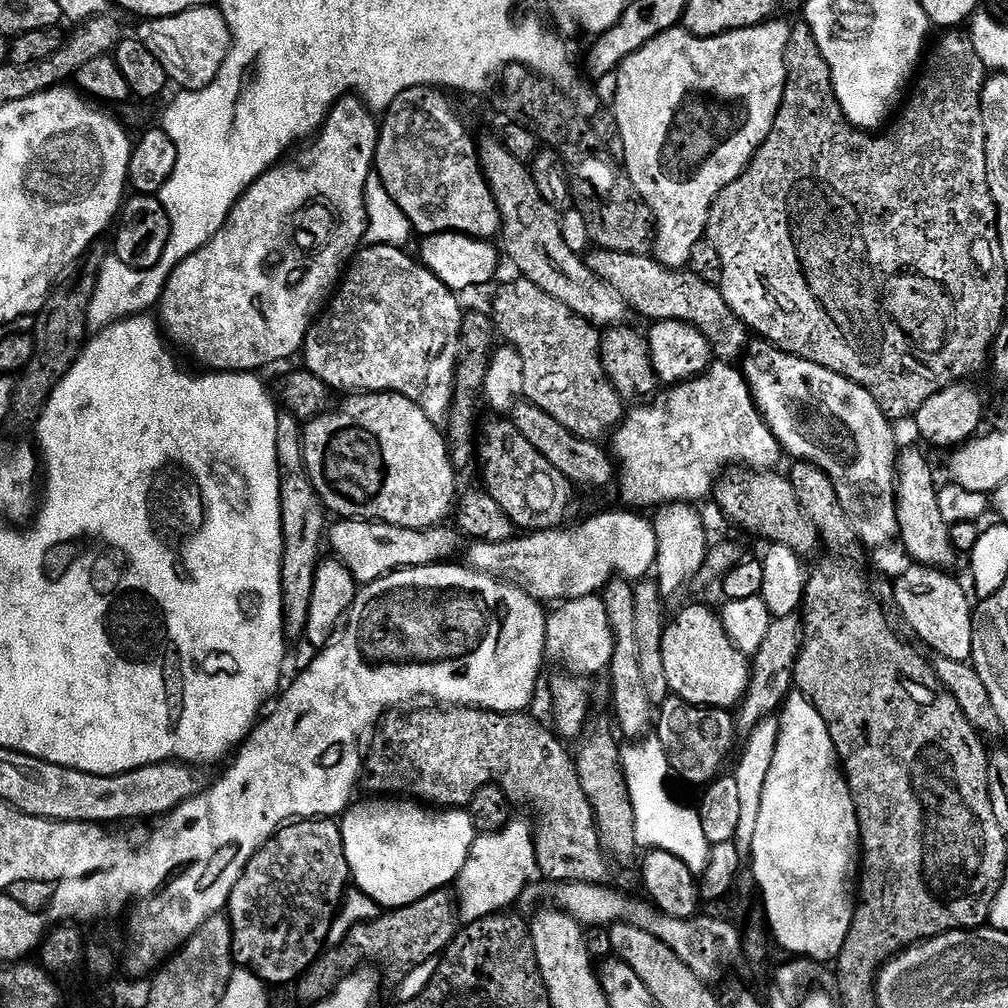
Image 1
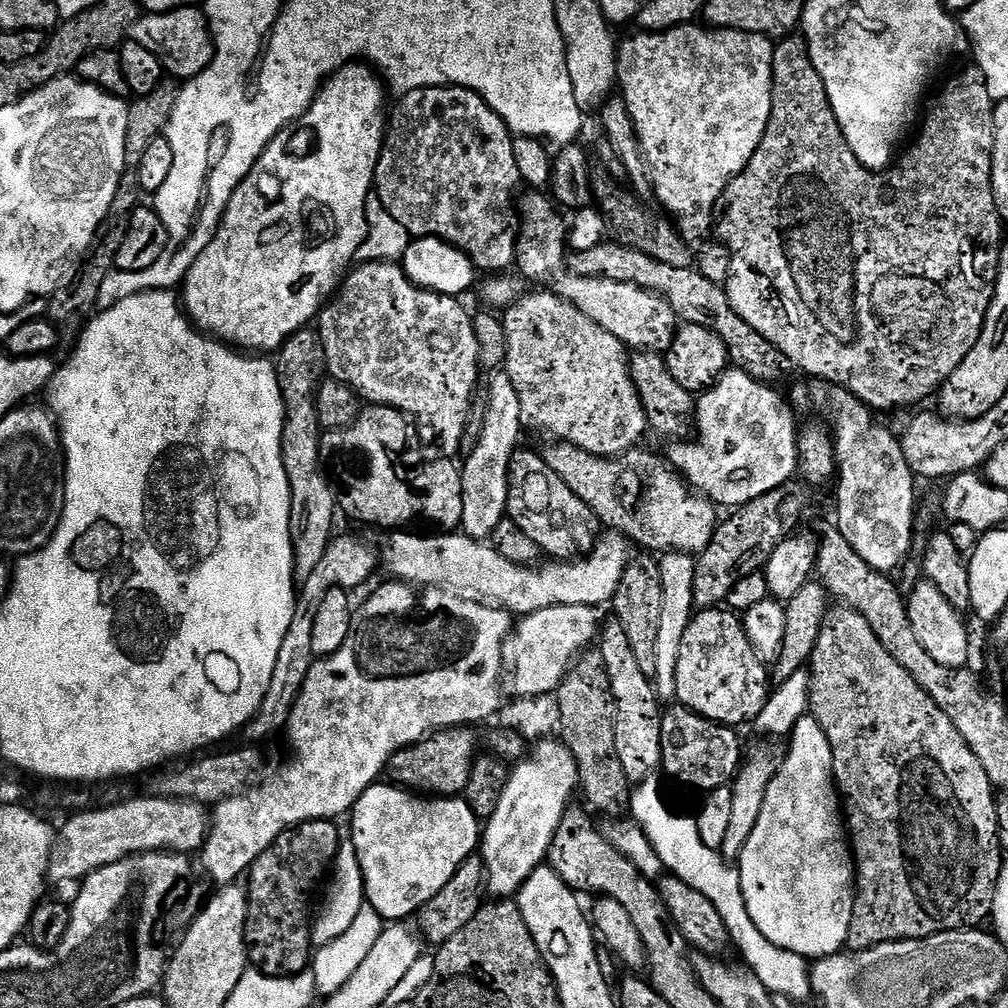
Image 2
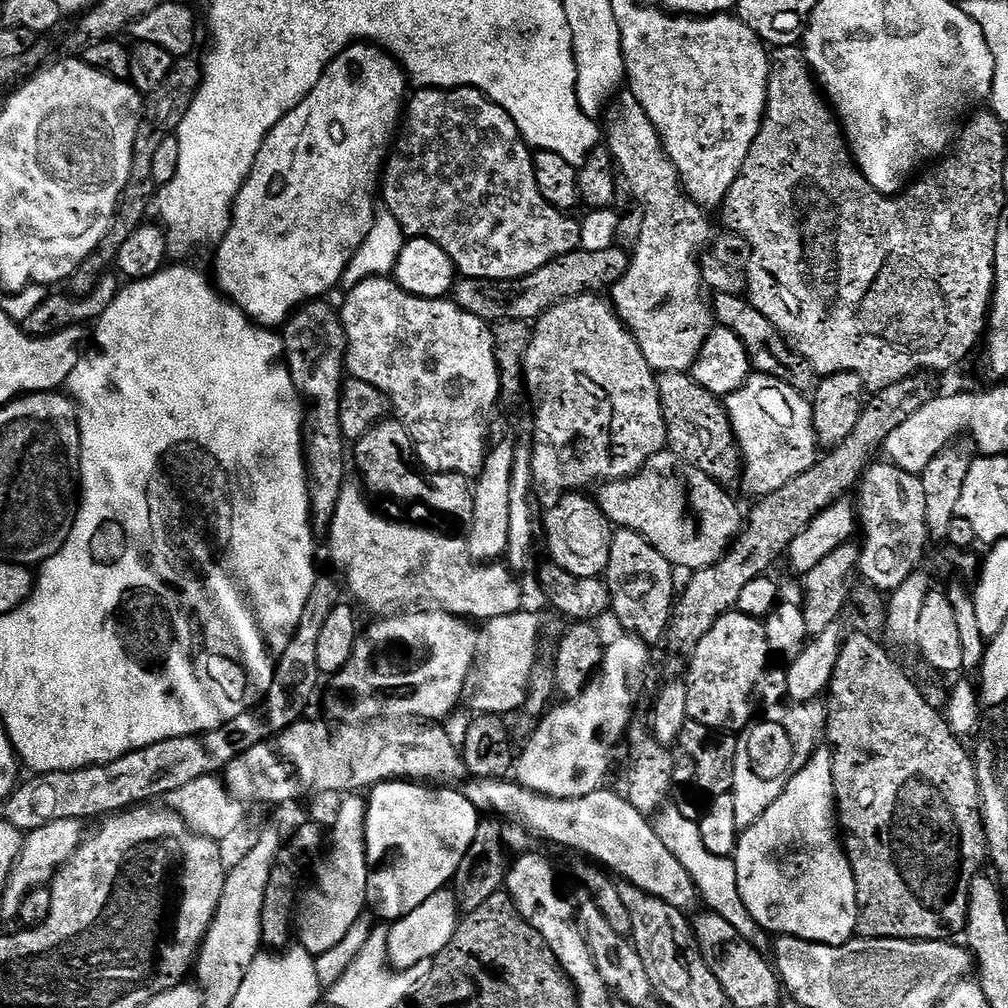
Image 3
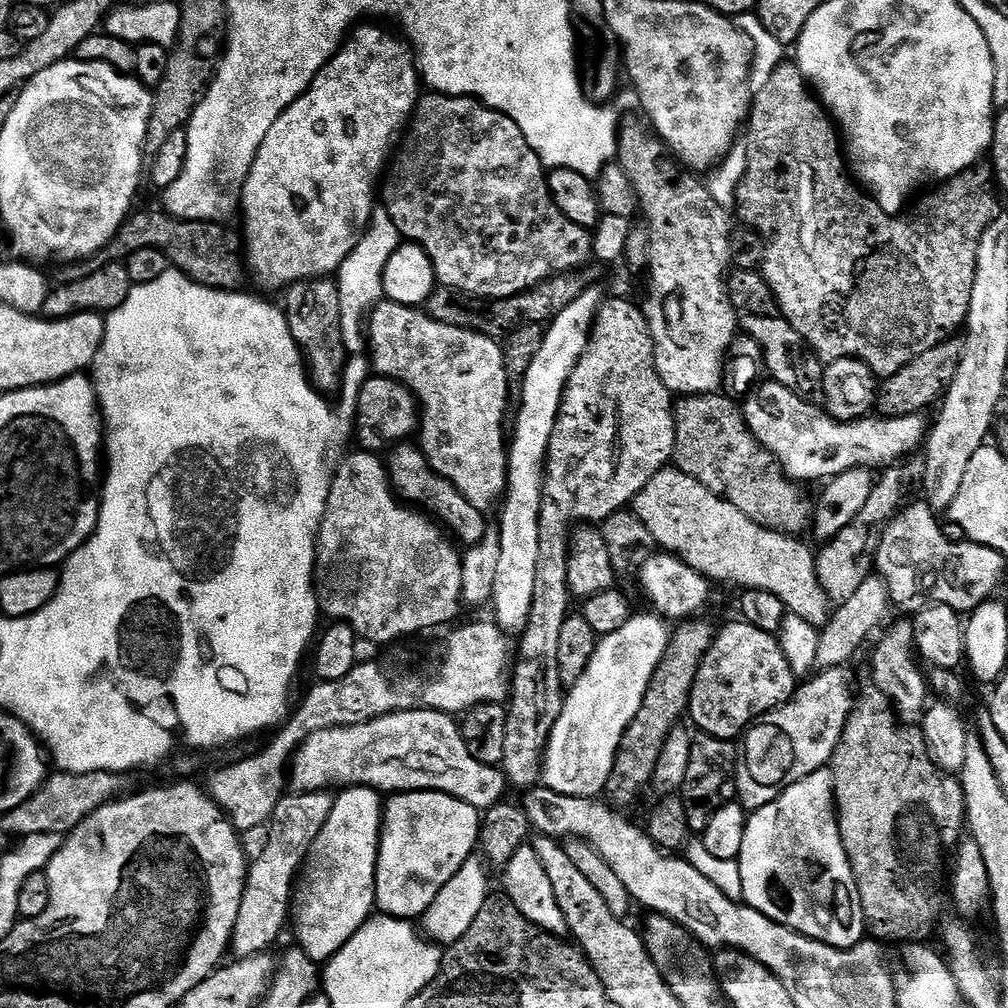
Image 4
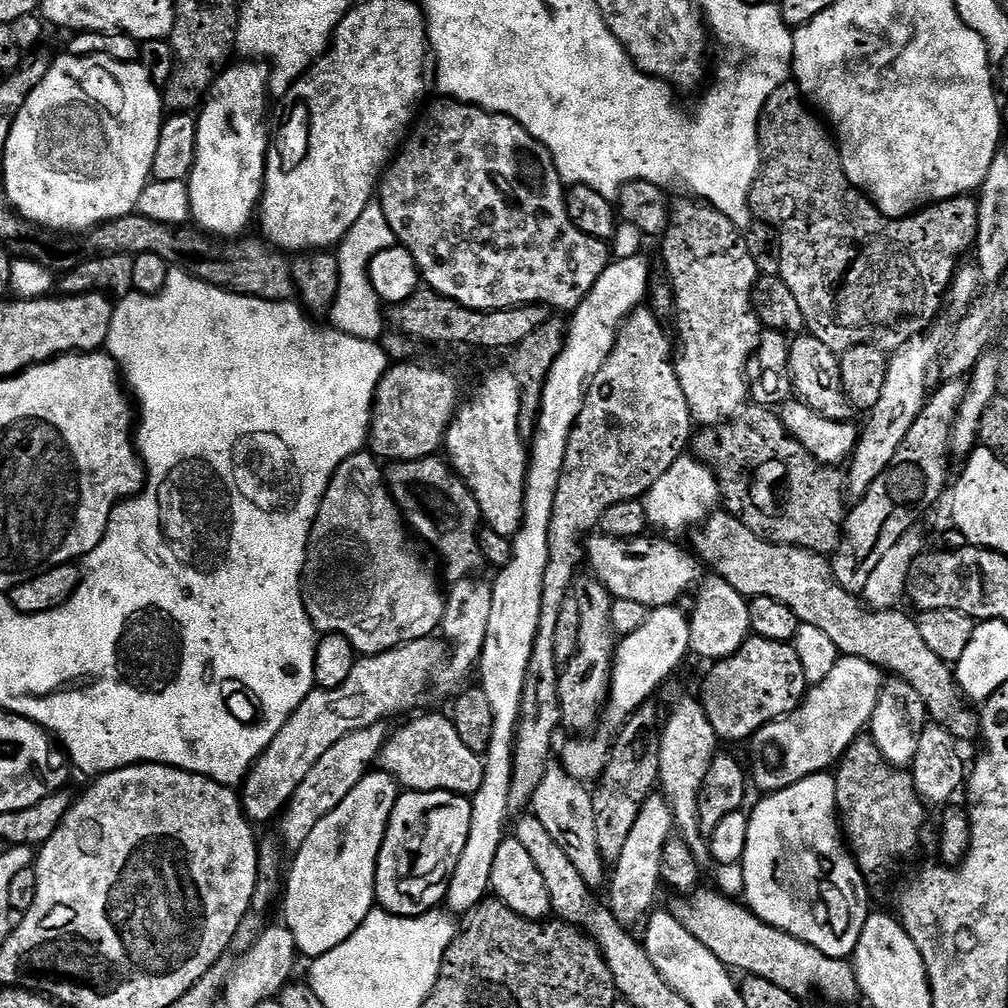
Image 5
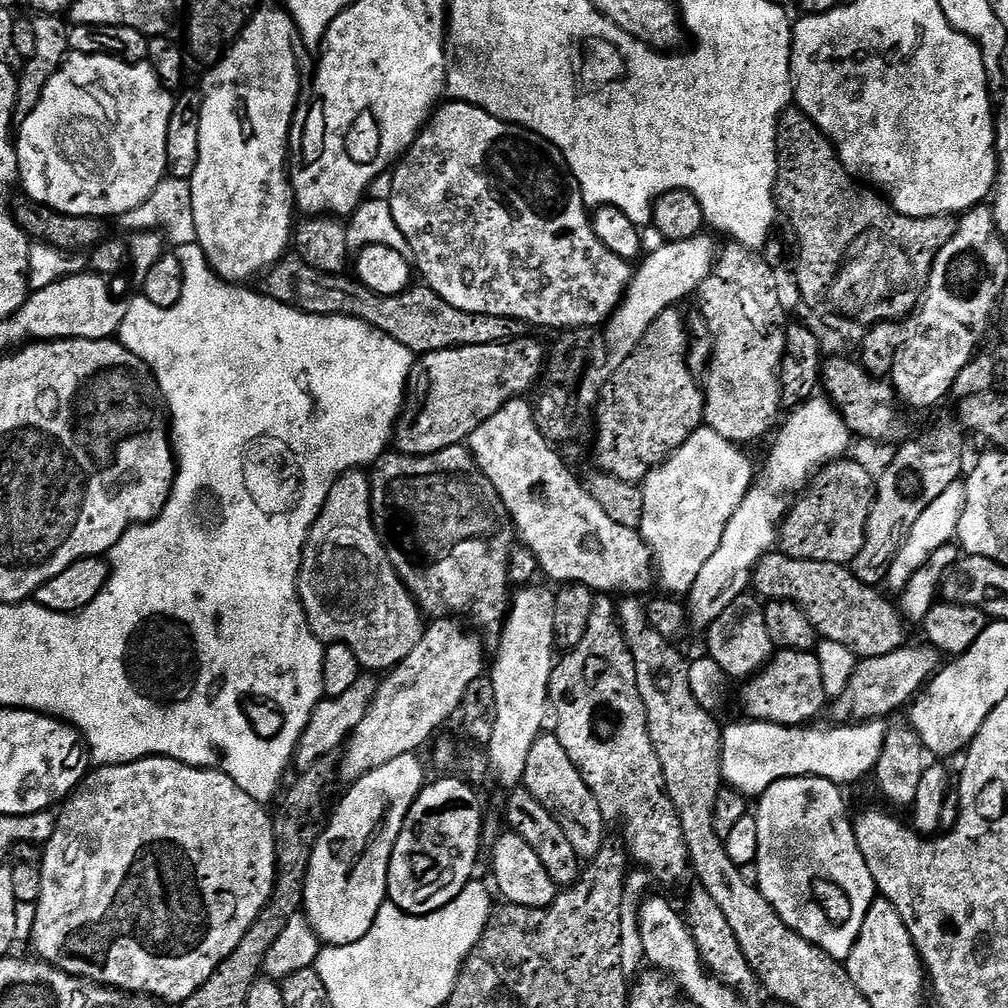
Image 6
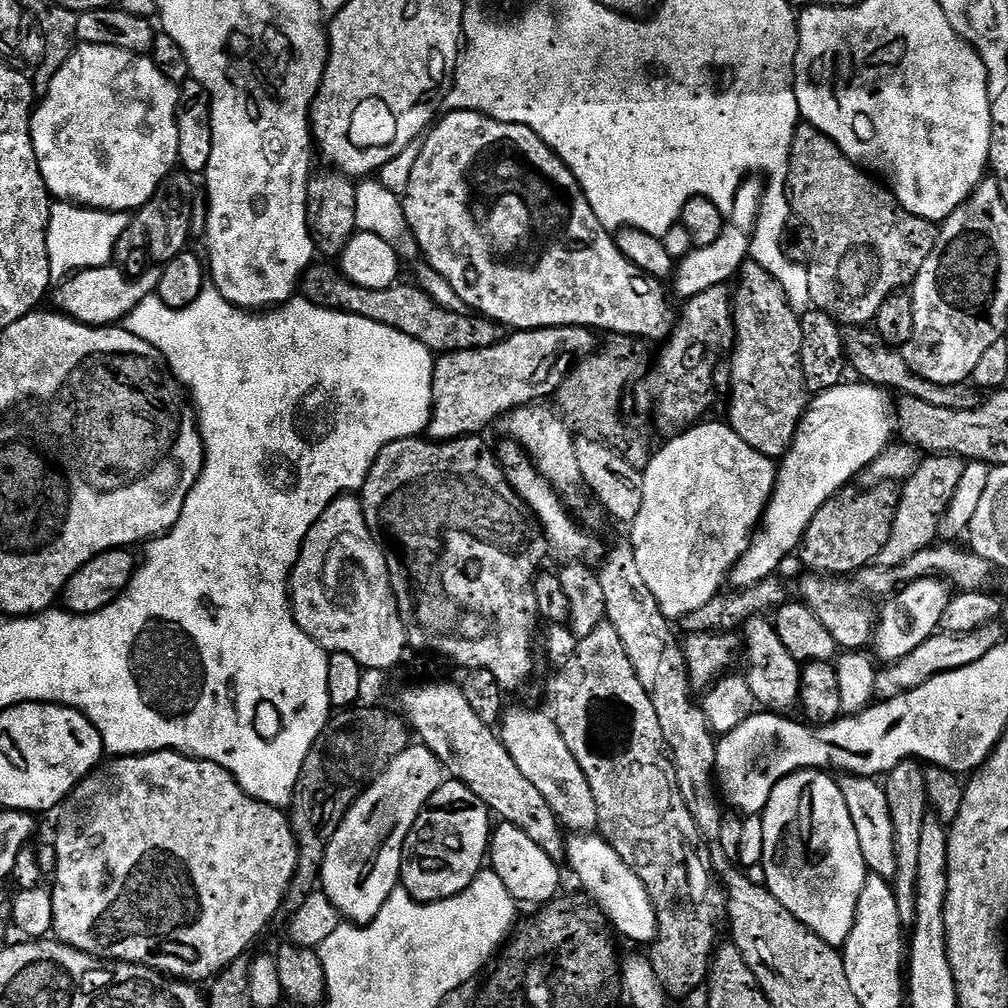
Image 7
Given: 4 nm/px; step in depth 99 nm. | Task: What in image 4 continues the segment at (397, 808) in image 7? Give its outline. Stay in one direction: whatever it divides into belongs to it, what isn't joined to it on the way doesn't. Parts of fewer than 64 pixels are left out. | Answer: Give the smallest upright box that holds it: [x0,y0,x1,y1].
[290,788,382,962]

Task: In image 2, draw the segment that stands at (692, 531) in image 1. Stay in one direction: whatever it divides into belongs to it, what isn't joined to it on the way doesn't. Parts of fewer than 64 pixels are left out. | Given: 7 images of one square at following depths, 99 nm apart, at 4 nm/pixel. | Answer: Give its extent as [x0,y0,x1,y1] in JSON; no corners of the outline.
[655,552,696,701]

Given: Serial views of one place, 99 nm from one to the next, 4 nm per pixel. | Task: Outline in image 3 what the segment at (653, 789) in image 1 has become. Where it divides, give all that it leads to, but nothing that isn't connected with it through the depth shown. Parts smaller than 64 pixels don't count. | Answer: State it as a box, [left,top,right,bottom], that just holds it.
[654,807,766,946]

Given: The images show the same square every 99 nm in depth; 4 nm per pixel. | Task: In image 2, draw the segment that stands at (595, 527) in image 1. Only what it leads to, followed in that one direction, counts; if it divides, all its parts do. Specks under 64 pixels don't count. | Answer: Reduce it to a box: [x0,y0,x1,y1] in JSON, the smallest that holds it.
[382,530,634,618]

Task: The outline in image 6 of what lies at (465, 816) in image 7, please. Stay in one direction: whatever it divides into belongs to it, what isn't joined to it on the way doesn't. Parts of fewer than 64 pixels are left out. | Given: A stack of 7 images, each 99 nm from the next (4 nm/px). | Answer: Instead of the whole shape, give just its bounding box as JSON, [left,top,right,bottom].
[388,780,486,916]

